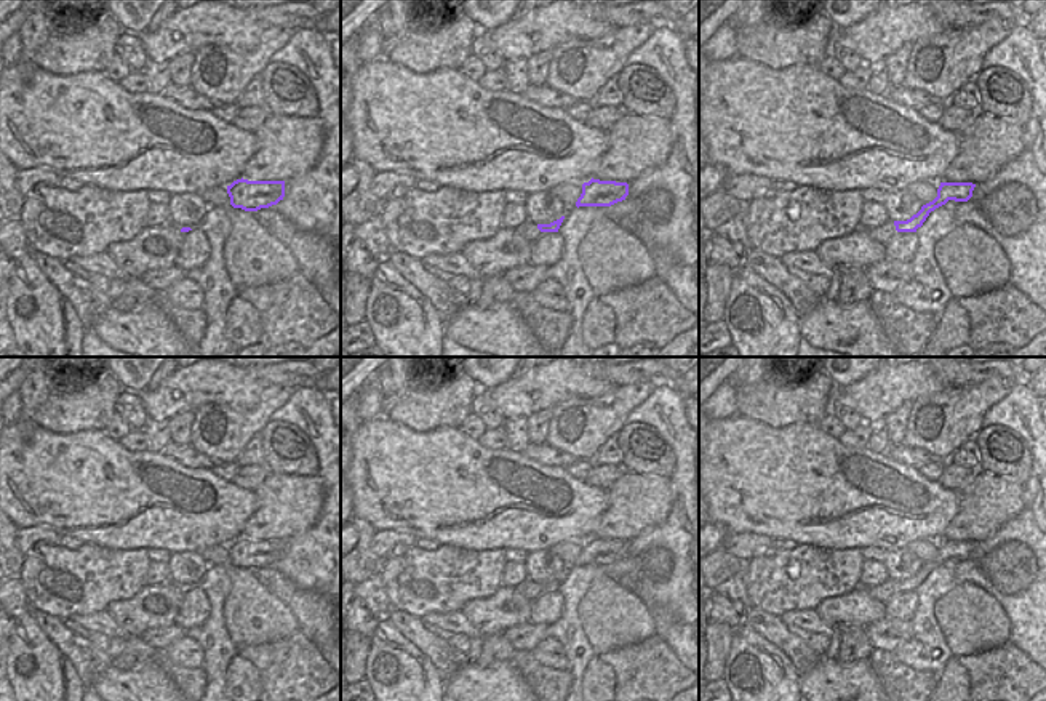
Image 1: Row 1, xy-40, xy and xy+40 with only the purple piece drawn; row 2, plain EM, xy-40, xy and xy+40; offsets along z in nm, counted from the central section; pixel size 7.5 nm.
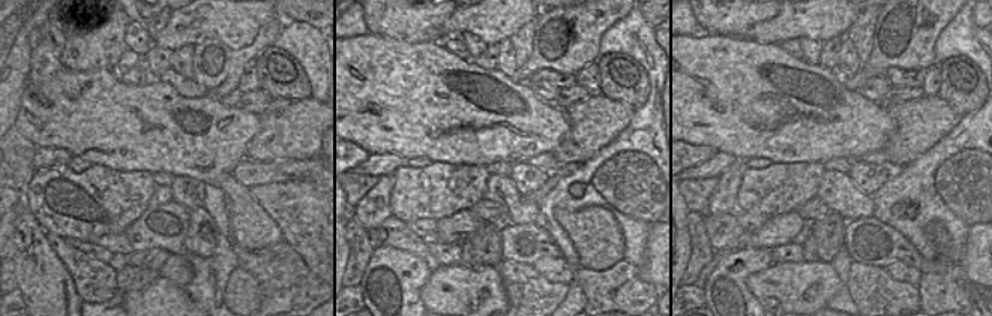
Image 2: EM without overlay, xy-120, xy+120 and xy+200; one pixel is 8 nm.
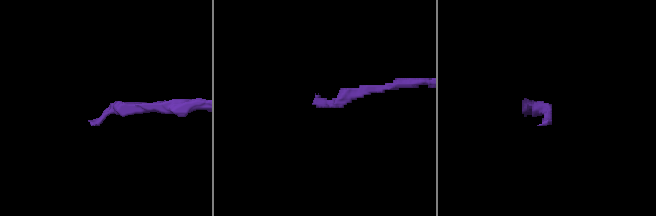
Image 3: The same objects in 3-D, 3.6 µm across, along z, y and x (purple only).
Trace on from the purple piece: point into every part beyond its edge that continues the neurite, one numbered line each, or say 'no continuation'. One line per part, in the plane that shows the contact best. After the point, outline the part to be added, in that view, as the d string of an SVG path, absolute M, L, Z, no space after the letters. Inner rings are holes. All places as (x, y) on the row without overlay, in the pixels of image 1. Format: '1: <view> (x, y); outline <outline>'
1: xy+40 (885, 591); outline M891 578L878 586L867 586L865 591L870 597L873 597L883 603L886 603L891 597L894 597L900 592L905 592L905 591L897 591L896 584Z

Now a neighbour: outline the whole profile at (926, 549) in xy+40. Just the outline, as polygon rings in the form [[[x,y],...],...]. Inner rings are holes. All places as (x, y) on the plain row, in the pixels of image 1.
[[[916,539],[912,541],[907,549],[915,554],[923,563],[932,560],[937,555],[939,541],[936,539]]]

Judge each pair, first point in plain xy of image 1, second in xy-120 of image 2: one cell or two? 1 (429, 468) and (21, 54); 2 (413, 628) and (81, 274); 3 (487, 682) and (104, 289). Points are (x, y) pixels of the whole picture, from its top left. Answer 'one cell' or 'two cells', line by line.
1: two cells
2: one cell
3: two cells

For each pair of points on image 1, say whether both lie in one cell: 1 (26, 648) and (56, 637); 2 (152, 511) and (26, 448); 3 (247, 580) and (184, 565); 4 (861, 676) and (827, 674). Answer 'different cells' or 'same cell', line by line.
1: different cells
2: same cell
3: different cells
4: same cell

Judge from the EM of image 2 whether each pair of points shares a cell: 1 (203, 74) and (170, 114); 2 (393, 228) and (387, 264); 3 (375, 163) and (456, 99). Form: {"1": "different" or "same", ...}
{"1": "different", "2": "different", "3": "different"}

